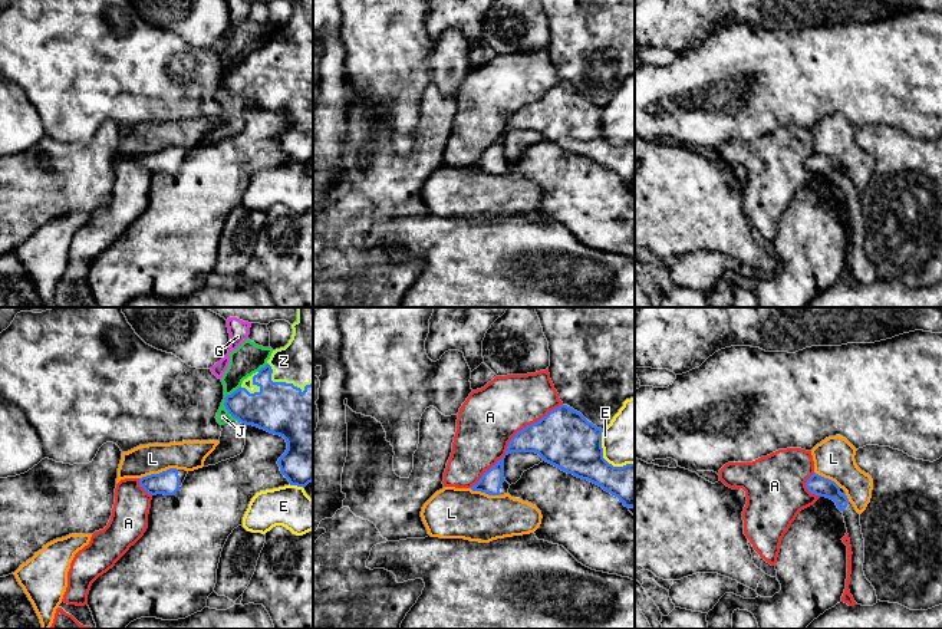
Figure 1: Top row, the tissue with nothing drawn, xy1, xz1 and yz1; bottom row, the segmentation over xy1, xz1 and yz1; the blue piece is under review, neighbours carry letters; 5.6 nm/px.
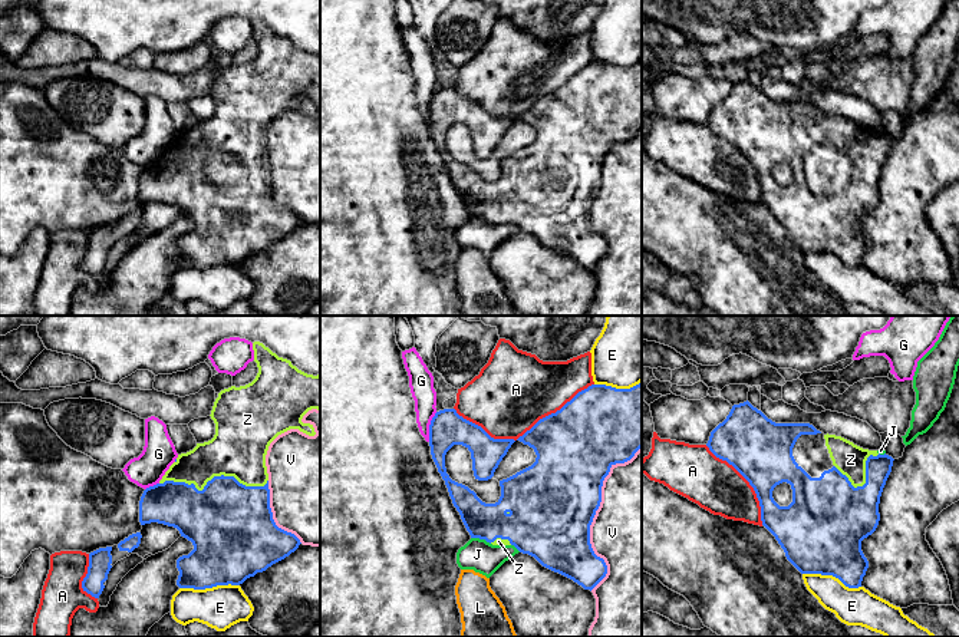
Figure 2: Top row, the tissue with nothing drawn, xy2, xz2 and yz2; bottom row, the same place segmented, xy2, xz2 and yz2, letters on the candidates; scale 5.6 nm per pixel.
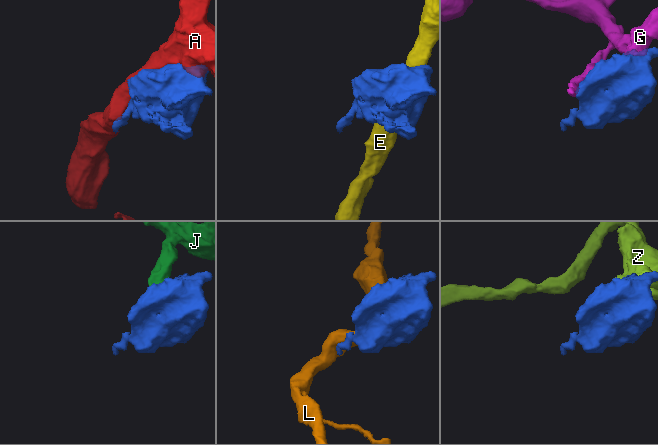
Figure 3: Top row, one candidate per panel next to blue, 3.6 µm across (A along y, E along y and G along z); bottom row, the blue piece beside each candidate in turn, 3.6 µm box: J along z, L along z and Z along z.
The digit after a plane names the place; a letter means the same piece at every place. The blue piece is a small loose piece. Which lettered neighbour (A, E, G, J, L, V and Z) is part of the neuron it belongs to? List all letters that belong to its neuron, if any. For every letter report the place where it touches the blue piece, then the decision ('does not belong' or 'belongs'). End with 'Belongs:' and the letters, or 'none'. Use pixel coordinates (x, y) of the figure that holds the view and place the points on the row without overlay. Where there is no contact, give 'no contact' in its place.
A: xz2 (524, 112) | does not belong
E: xy2 (208, 266) | does not belong
G: xz2 (429, 105) | does not belong
J: xy1 (224, 81) | does not belong
L: xy1 (160, 151) | does not belong
V: xz2 (595, 192) | does not belong
Z: xy2 (214, 155) | belongs
Belongs: Z

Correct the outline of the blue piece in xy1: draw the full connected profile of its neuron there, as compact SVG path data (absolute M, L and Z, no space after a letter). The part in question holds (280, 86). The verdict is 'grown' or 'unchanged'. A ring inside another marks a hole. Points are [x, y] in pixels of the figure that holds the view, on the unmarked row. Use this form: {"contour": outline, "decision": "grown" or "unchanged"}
{"contour": "M294 0L292 7L289 22L227 73L224 85L238 101L283 115L287 128L277 139L280 149L290 164L306 165L313 159L313 0Z", "decision": "grown"}

